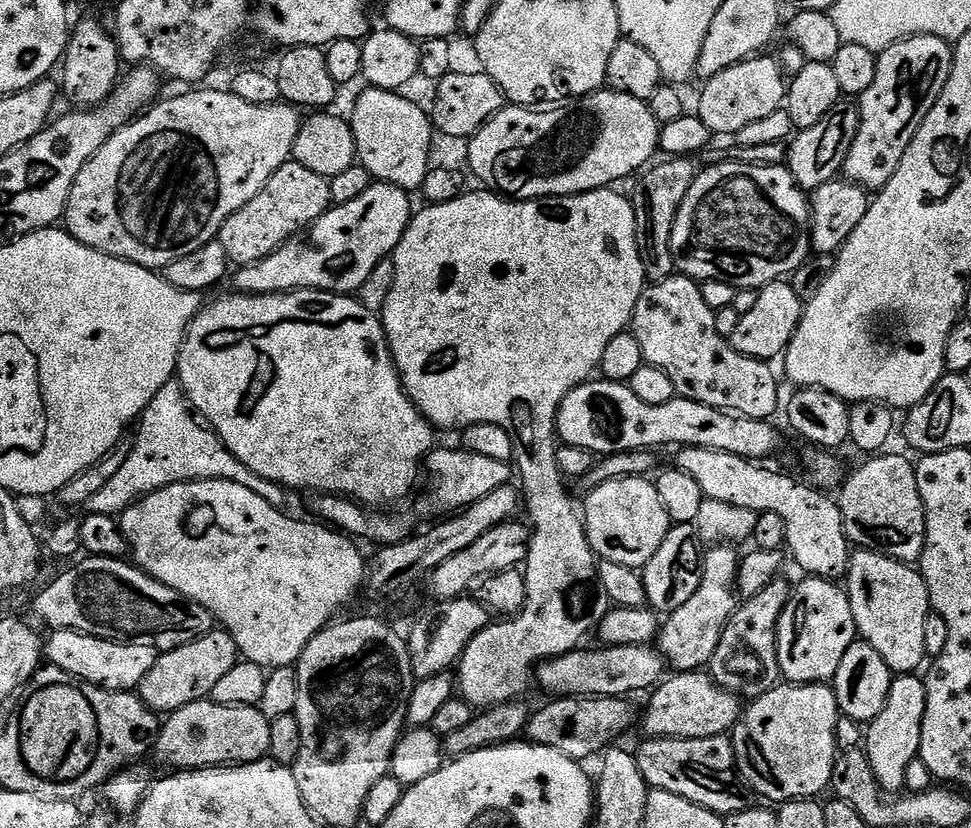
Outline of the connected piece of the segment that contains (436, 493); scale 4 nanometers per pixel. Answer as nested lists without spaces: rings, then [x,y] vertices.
[[[440,448],[428,453],[426,472],[432,475],[432,508],[440,514],[455,514],[470,507],[474,502],[486,498],[493,490],[513,483],[514,468],[509,462],[497,462],[467,450],[455,452],[452,448]]]

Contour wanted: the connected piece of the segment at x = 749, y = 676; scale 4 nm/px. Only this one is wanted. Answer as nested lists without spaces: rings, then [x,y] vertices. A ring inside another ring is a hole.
[[[777,578],[770,582],[770,586],[766,586],[766,590],[747,597],[737,607],[718,642],[718,650],[710,665],[710,675],[717,684],[741,697],[755,698],[781,683],[776,631],[782,610],[786,610],[793,591],[791,583],[788,585],[784,578]]]

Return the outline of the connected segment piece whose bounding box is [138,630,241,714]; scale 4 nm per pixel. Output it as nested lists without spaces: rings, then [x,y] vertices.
[[[213,630],[194,642],[186,642],[186,646],[178,646],[169,652],[160,652],[154,666],[150,666],[150,674],[142,678],[138,689],[141,700],[146,702],[157,714],[171,714],[180,708],[190,706],[199,700],[211,697],[214,686],[241,659],[238,646],[229,632]]]

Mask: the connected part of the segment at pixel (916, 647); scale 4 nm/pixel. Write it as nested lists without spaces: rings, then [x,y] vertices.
[[[881,552],[851,553],[846,591],[859,639],[874,646],[893,674],[916,674],[929,659],[926,654],[926,618],[930,611],[928,587],[911,563],[883,556]]]

